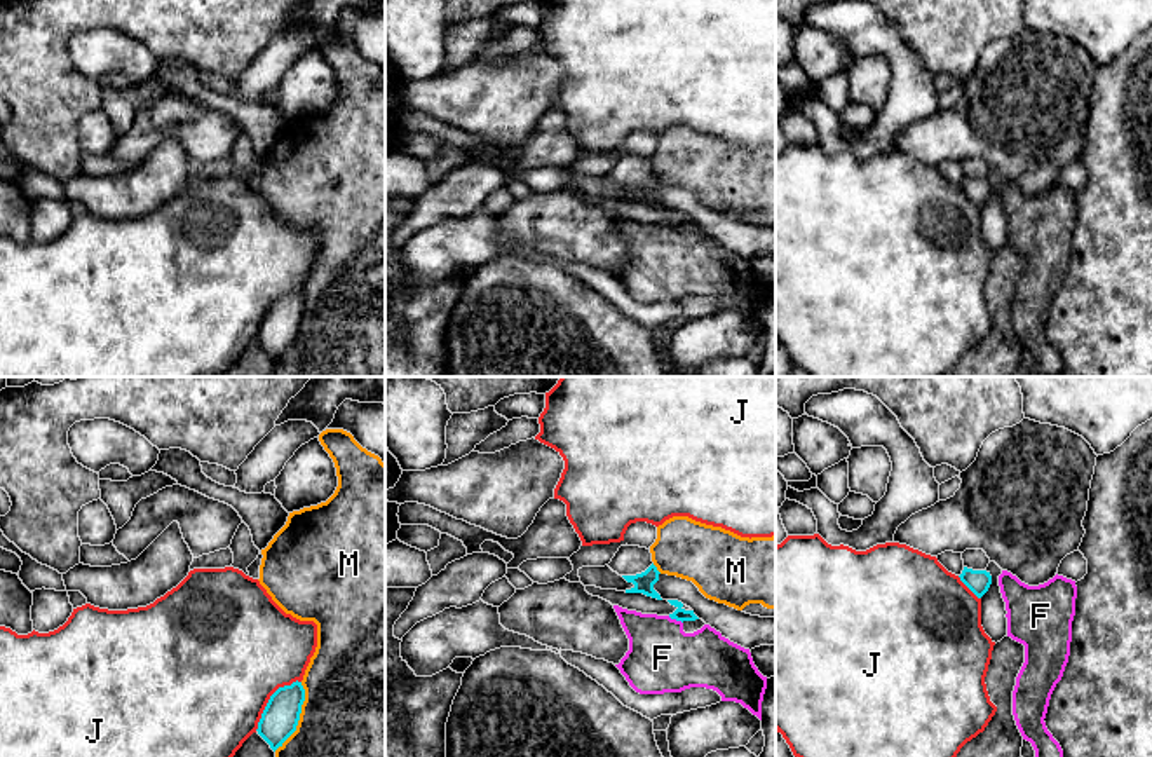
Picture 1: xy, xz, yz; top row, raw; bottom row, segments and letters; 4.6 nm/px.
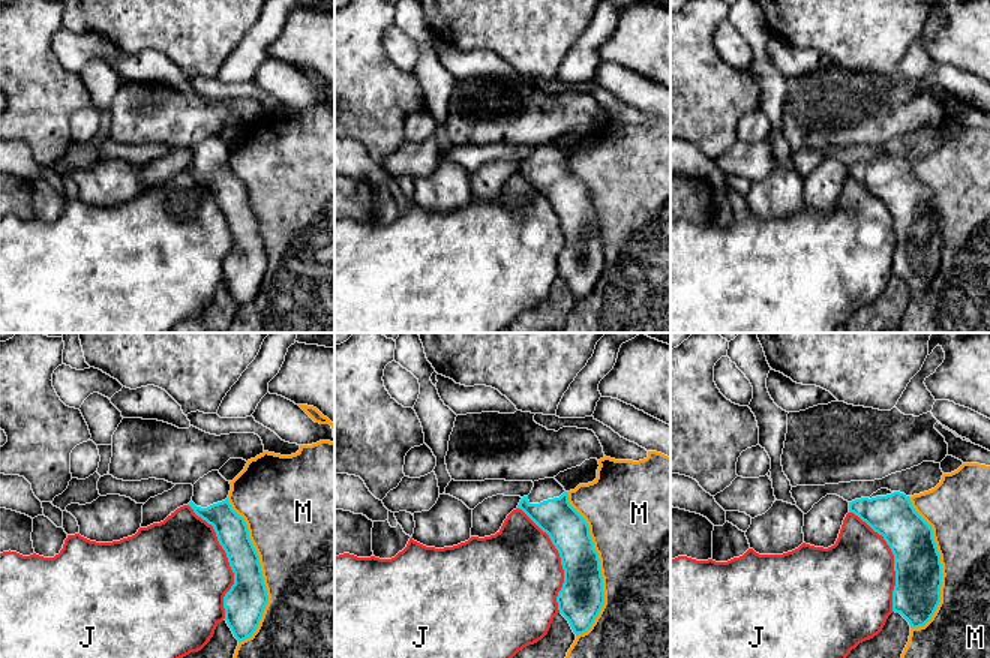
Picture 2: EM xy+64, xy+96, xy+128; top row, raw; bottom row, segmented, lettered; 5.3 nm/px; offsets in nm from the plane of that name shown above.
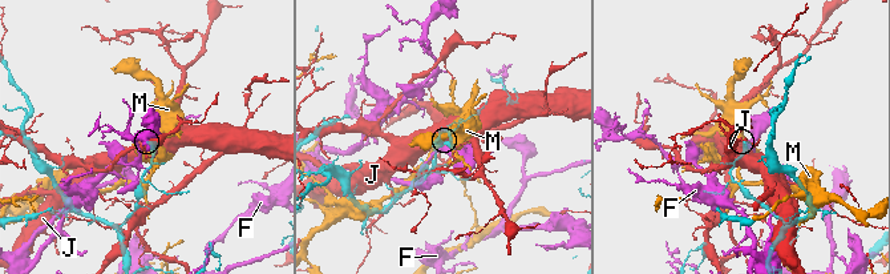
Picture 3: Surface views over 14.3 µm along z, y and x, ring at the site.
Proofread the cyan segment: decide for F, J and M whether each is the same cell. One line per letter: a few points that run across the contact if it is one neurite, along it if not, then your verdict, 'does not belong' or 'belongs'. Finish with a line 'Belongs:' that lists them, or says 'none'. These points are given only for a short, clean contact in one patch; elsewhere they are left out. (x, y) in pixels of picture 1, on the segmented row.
F: does not belong
J: does not belong
M: does not belong
Belongs: none

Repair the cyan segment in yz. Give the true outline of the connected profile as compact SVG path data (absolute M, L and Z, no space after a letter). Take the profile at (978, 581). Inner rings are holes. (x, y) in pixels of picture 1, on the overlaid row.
M964 567L959 577L978 598L981 598L992 584L992 576L986 570L972 570Z

